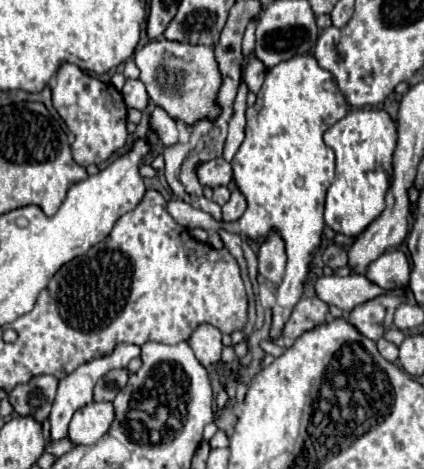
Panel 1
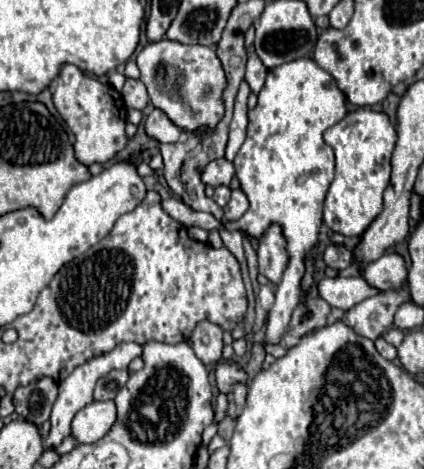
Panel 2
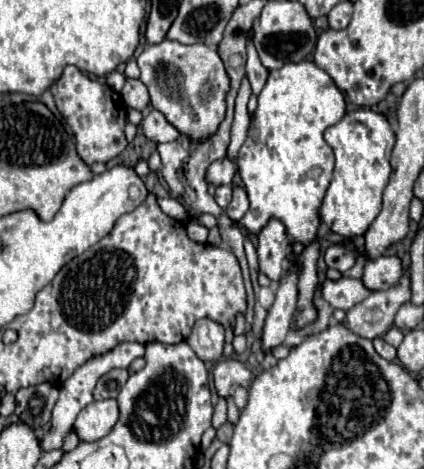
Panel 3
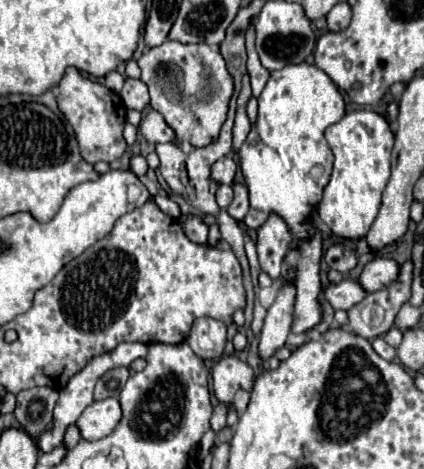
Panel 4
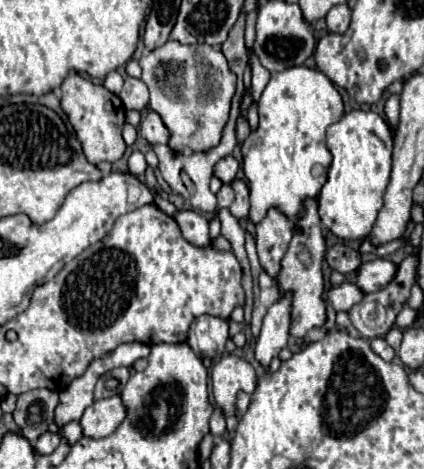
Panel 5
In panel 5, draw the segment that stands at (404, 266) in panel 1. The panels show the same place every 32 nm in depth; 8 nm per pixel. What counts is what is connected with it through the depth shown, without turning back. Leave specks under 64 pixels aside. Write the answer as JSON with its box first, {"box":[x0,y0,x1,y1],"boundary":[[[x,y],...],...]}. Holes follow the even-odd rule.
{"box":[356,258,396,292],"boundary":[[[376,258],[372,262],[362,264],[356,284],[362,292],[376,292],[384,288],[392,278],[396,276],[396,264],[386,260],[386,258]]]}

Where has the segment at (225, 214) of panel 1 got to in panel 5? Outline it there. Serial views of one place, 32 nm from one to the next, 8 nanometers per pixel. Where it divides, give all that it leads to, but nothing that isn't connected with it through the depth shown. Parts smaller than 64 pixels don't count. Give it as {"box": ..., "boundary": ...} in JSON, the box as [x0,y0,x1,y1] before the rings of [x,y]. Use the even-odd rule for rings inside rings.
{"box":[230,180,250,218],"boundary":[[[234,180],[234,182],[232,182],[232,188],[234,188],[234,192],[236,192],[236,200],[232,202],[230,212],[232,212],[232,216],[236,216],[236,218],[244,218],[244,216],[248,216],[248,210],[250,210],[248,186],[246,186],[246,182],[242,182],[242,180]]]}

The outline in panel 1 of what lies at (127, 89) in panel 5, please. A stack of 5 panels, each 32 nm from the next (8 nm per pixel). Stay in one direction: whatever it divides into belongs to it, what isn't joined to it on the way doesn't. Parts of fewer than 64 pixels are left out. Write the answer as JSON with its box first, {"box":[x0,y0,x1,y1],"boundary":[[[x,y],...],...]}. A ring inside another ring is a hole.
{"box":[122,80,148,110],"boundary":[[[126,80],[124,88],[122,88],[122,96],[124,96],[124,102],[128,108],[144,110],[148,104],[148,92],[140,80]]]}

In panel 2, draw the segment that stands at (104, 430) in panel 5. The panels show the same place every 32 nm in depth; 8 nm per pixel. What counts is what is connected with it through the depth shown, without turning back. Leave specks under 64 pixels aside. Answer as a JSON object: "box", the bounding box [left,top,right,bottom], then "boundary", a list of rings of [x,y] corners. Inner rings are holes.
{"box":[70,400,116,444],"boundary":[[[112,400],[92,402],[74,416],[70,436],[78,444],[94,444],[100,438],[104,438],[104,434],[108,434],[114,422],[116,422],[116,406]]]}

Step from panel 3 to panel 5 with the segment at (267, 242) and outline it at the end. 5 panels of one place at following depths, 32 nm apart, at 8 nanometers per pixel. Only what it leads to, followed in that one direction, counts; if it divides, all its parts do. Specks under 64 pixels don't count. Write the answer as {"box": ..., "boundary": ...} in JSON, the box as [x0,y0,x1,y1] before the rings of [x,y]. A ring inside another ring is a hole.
{"box":[256,210,294,278],"boundary":[[[270,210],[266,218],[256,226],[256,246],[258,246],[258,258],[262,268],[276,278],[280,272],[280,260],[288,250],[288,244],[292,240],[294,226],[292,222],[280,214],[278,210]]]}

